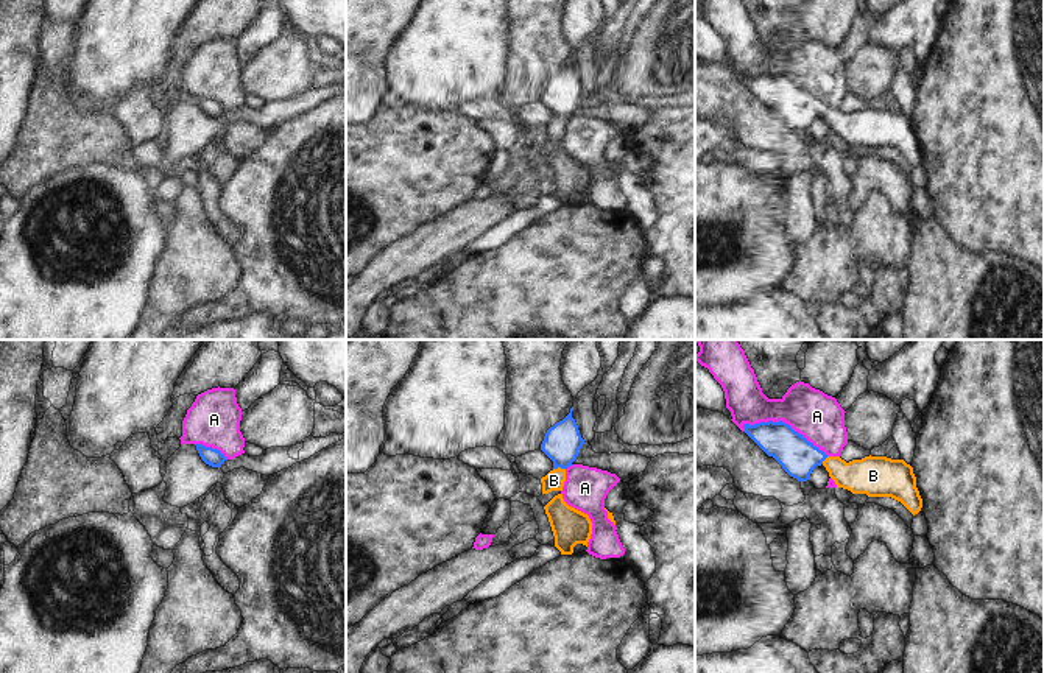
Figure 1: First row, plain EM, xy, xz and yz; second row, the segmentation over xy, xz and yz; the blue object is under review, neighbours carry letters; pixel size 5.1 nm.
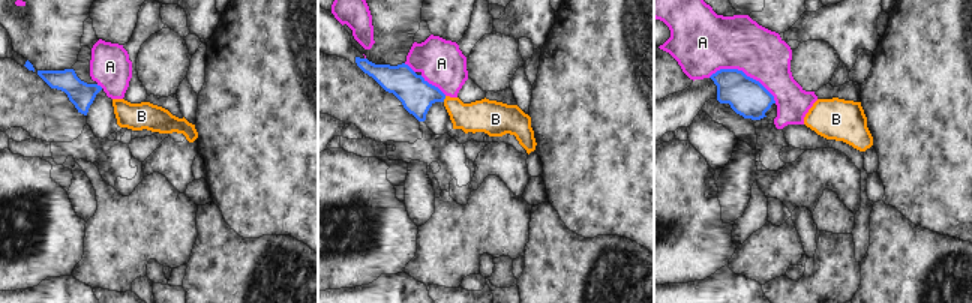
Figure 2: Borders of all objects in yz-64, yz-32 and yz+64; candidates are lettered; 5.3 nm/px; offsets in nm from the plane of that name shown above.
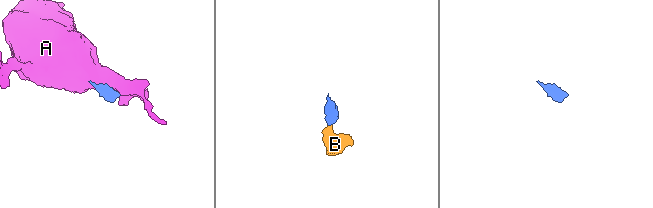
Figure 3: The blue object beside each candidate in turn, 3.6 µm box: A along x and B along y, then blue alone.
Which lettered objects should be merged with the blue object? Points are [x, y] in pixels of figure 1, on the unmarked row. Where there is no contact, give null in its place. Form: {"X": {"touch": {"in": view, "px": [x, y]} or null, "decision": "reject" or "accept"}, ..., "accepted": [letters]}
{"A": {"touch": {"in": "yz", "px": [784, 73]}, "decision": "reject"}, "B": {"touch": {"in": "xz", "px": [558, 117]}, "decision": "accept"}, "accepted": ["B"]}

